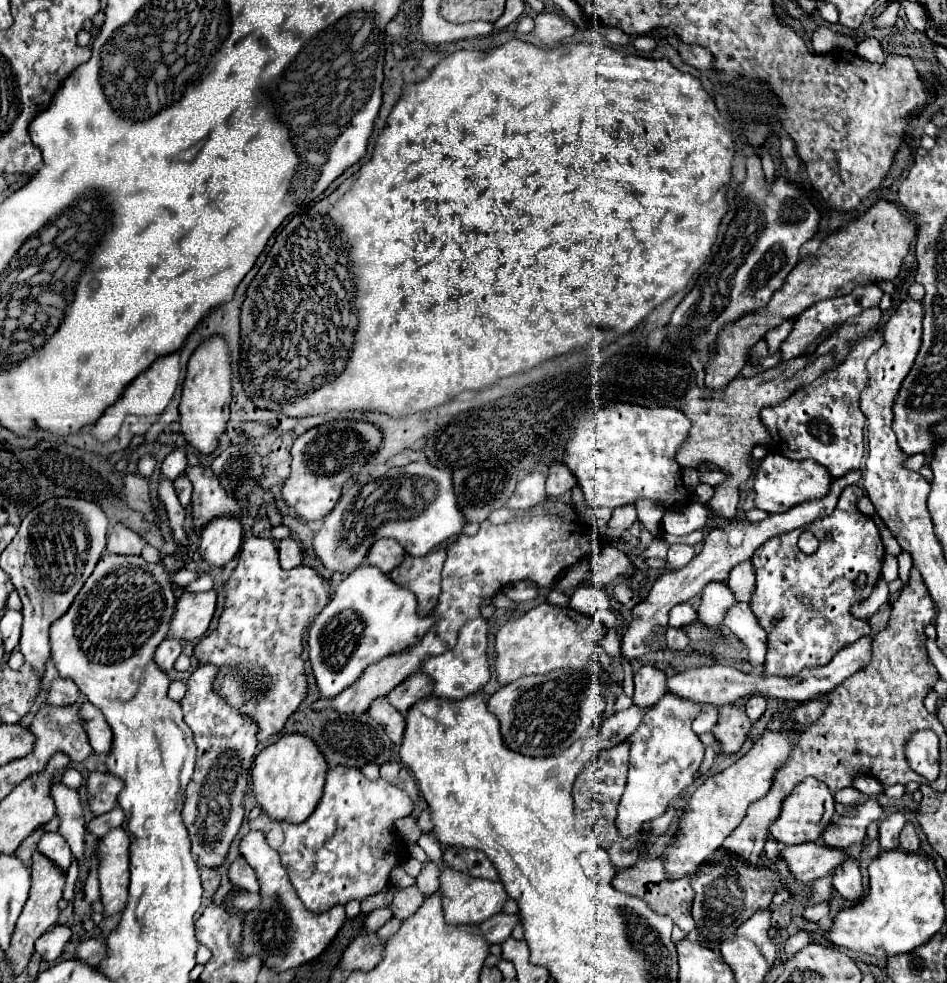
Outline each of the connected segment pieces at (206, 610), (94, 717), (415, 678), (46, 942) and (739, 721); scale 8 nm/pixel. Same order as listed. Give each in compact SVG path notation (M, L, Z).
M216 591L182 593L176 599L166 639L190 641L206 633L216 609Z
M78 699L80 703L80 717L84 719L84 731L88 735L88 741L92 745L92 749L96 753L108 753L110 751L110 741L112 741L112 733L110 727L106 725L104 715L100 713L100 709L92 707L86 699Z
M414 673L408 679L404 679L404 683L400 683L400 687L396 687L390 695L388 701L392 701L392 707L396 707L400 713L408 713L408 709L428 697L432 693L432 681L430 677L422 675L422 673Z
M56 925L54 929L46 931L38 941L36 941L36 953L44 959L44 961L56 961L62 951L64 945L70 941L70 927L66 925Z
M720 705L718 707L718 723L712 727L712 735L720 743L720 751L724 755L738 753L748 739L748 731L752 723L744 711L744 705Z

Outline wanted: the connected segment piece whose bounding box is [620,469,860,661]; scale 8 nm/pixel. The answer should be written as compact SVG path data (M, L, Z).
M850 471L848 475L842 475L840 479L832 479L830 483L830 491L824 499L818 499L818 501L804 501L800 503L798 507L790 507L788 511L784 513L772 513L768 519L760 521L760 523L752 523L748 521L746 517L740 517L740 519L732 519L728 525L724 527L716 527L708 533L706 541L704 541L704 547L702 551L682 569L676 569L676 571L666 571L664 575L660 575L654 583L654 587L650 589L648 597L638 603L634 609L632 609L632 619L622 635L622 657L626 661L632 661L632 659L638 659L642 653L648 651L660 651L660 649L666 649L666 629L668 629L668 613L674 605L678 603L684 603L686 599L692 599L696 597L708 583L716 581L716 583L724 583L728 579L728 573L734 565L750 559L754 555L754 551L766 543L768 539L776 537L778 533L784 533L784 531L790 531L790 529L796 529L796 527L804 527L808 523L812 523L814 519L820 519L820 517L828 517L836 503L838 503L838 497L842 493L844 487L852 485L852 483L858 483L860 481L860 471Z

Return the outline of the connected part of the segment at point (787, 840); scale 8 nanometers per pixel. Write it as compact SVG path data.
M804 779L800 785L796 785L792 789L792 793L782 801L782 809L780 815L776 817L776 821L770 825L770 835L784 843L784 845L798 845L798 843L808 843L808 841L818 841L820 831L824 831L822 827L822 819L828 817L828 823L834 815L834 799L832 793L828 791L828 787L824 787L824 783L820 783L818 779Z

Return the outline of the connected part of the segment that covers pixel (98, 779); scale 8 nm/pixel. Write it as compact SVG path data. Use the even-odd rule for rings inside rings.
M90 773L86 779L88 807L94 815L104 815L116 805L116 795L120 793L120 779L108 773Z

